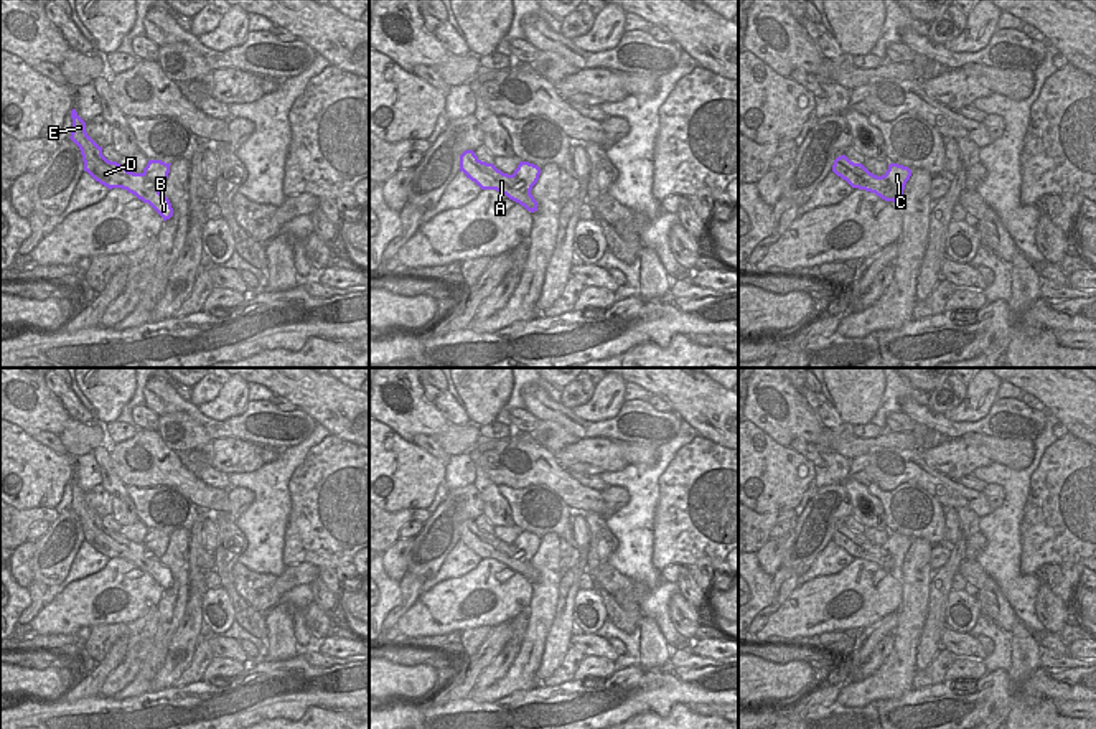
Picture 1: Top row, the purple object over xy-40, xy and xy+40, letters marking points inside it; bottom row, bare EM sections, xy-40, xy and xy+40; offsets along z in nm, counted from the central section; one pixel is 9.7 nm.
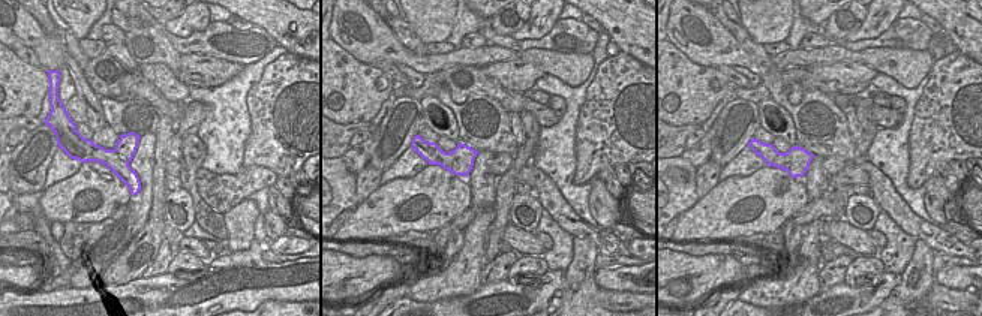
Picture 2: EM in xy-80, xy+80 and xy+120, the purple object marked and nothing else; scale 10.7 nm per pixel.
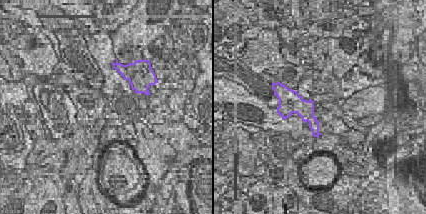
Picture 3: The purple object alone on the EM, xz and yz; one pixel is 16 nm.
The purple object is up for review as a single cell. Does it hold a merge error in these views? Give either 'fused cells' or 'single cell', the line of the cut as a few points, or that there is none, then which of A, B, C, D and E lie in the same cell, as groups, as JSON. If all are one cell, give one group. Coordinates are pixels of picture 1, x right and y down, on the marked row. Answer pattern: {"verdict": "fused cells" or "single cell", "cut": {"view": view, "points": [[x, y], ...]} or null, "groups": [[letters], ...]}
{"verdict": "fused cells", "cut": {"view": "xy", "points": [[513, 174], [529, 192]]}, "groups": [["A", "B", "D", "E"], ["C"]]}

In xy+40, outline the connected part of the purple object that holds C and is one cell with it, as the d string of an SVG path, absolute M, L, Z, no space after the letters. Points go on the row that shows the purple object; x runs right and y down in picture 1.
M890 163L888 170L882 175L882 178L888 183L882 200L898 203L910 176L911 170L908 167Z

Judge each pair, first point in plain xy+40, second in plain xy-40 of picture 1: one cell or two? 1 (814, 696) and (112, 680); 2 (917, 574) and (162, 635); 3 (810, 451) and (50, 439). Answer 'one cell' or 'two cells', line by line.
1: two cells
2: one cell
3: one cell

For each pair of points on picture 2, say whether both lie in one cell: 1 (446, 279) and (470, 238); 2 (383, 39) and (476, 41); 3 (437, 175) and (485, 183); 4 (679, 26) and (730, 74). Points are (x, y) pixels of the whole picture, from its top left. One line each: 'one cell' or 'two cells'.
1: one cell
2: two cells
3: two cells
4: two cells

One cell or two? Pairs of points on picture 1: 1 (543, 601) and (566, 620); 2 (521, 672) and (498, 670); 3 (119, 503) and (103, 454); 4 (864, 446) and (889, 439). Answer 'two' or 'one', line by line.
1: two
2: two
3: one
4: one

